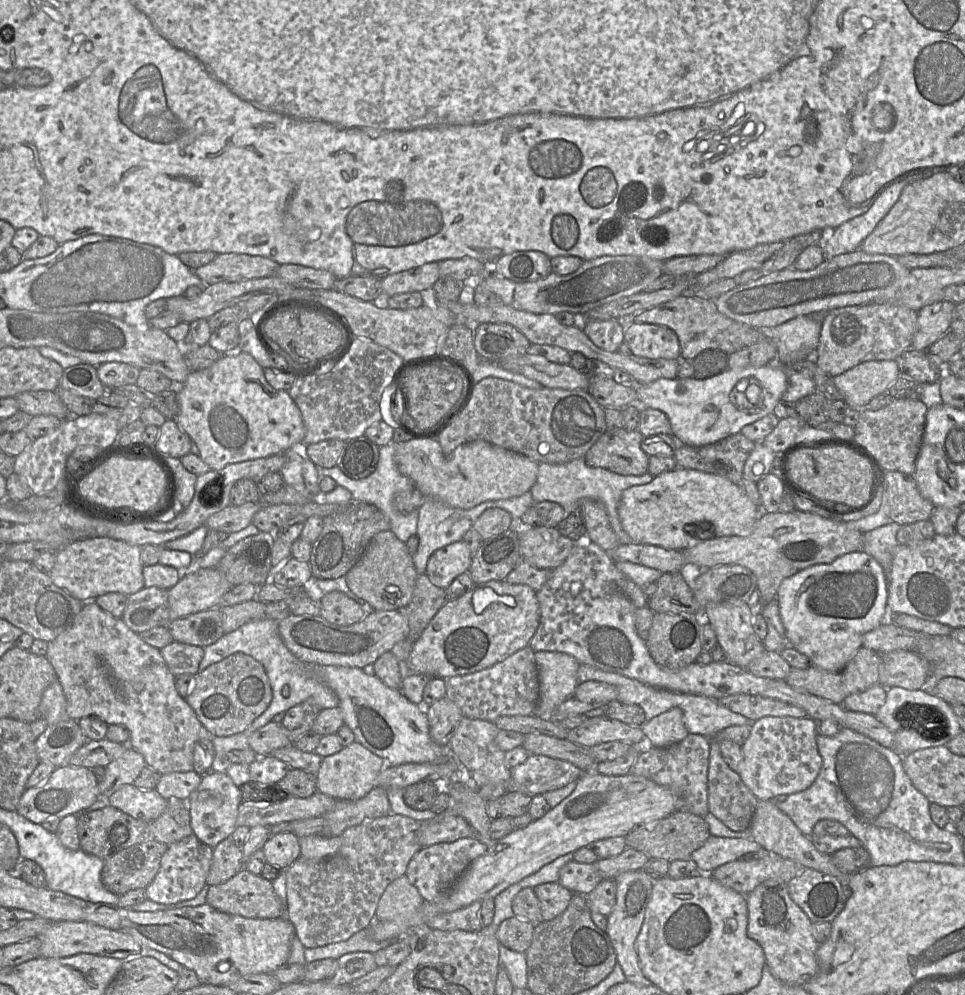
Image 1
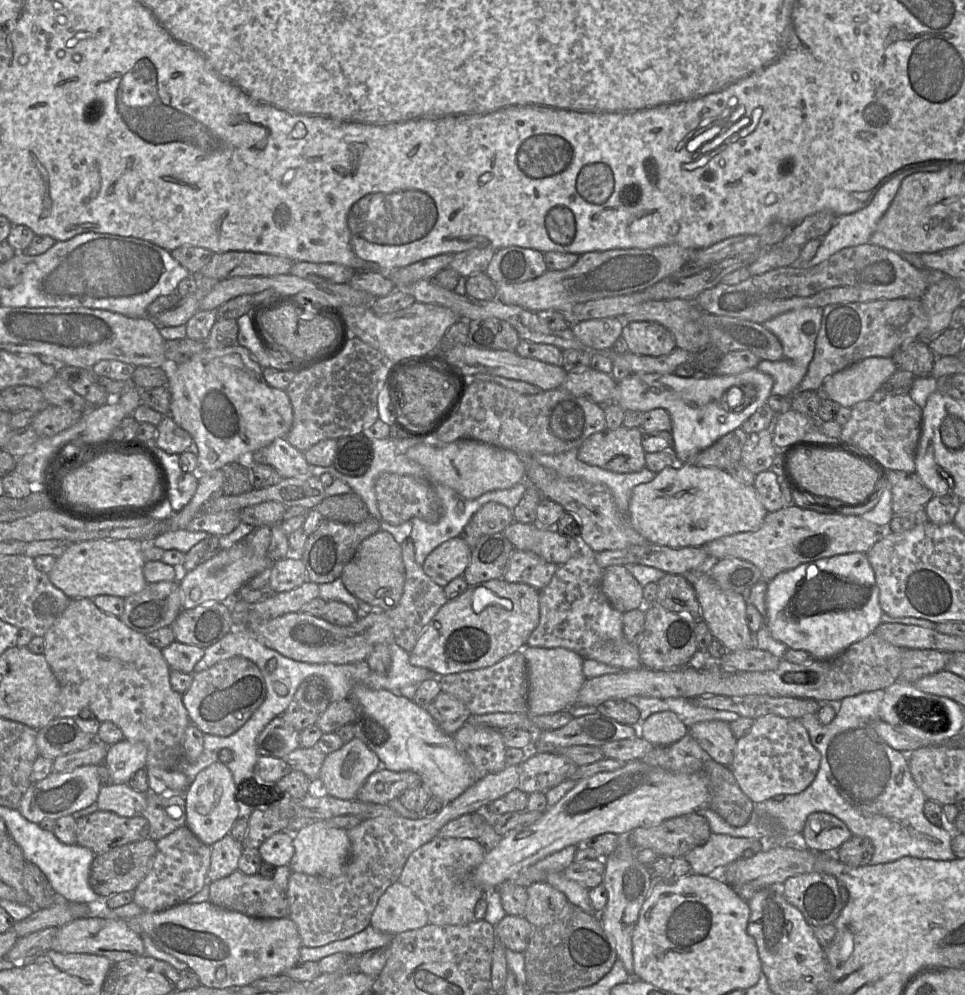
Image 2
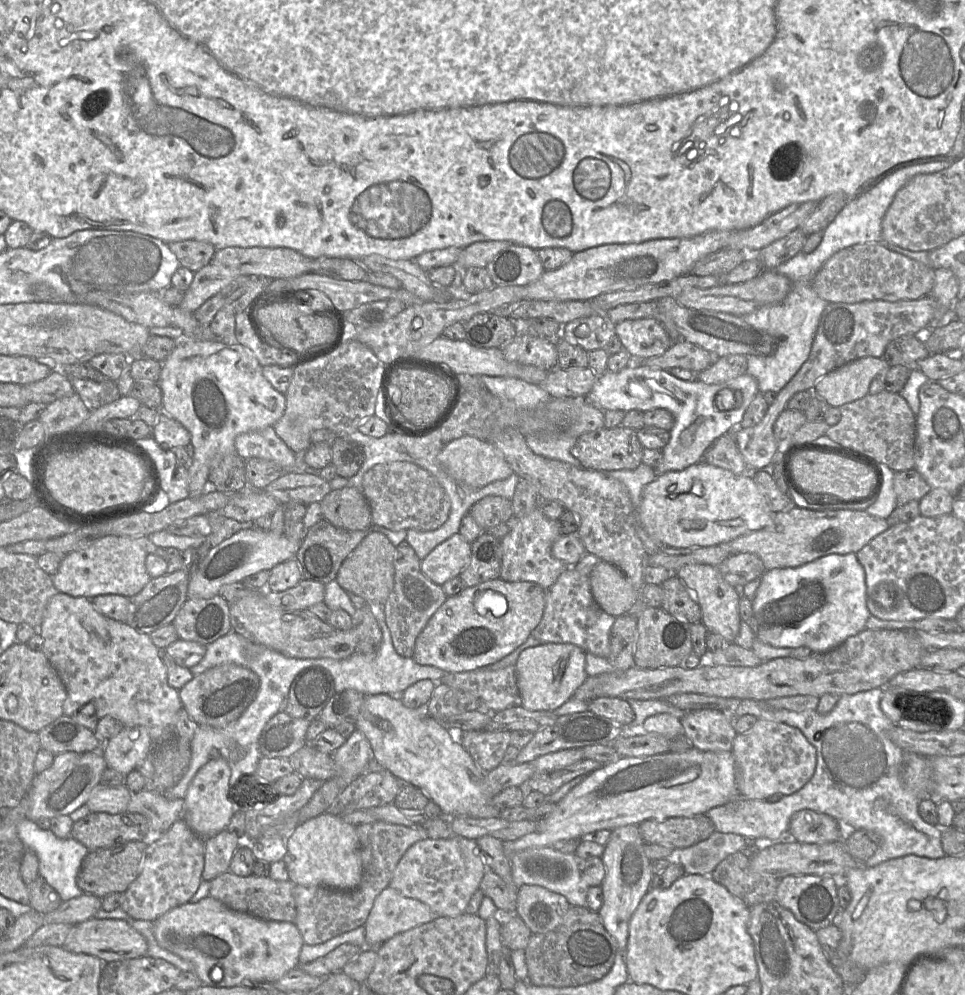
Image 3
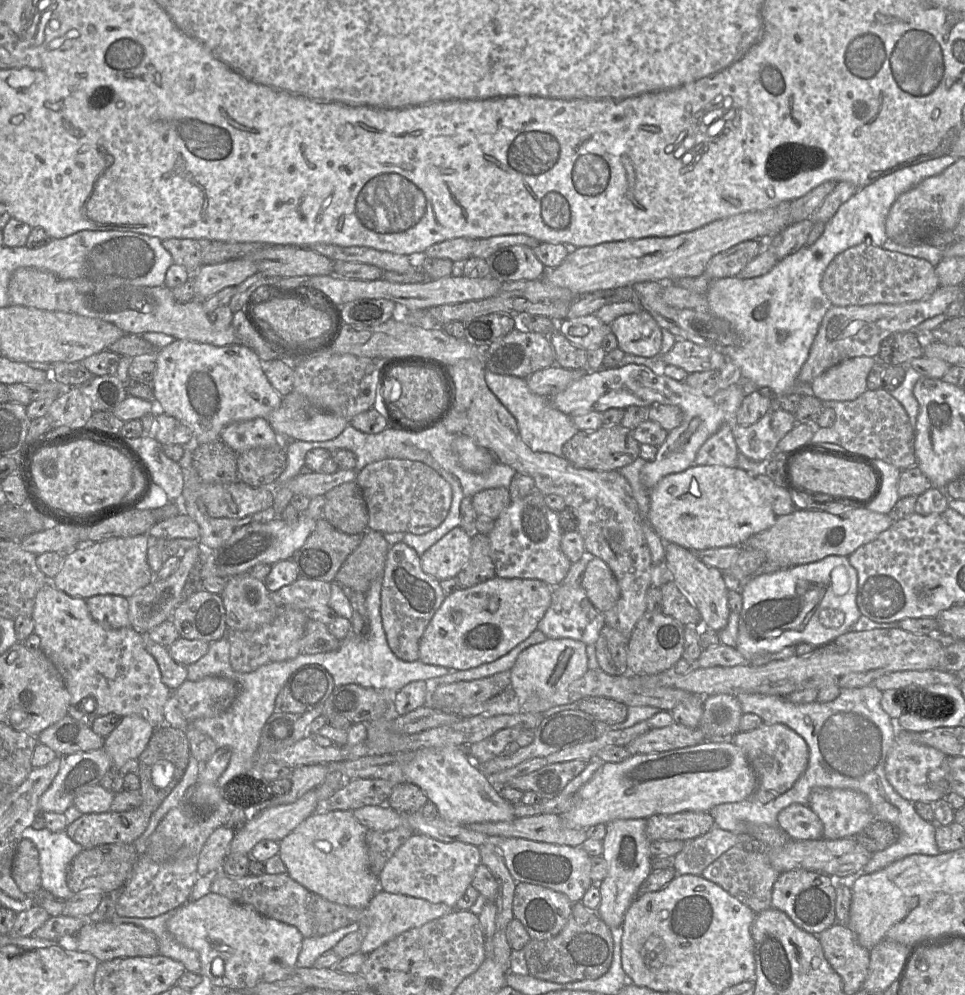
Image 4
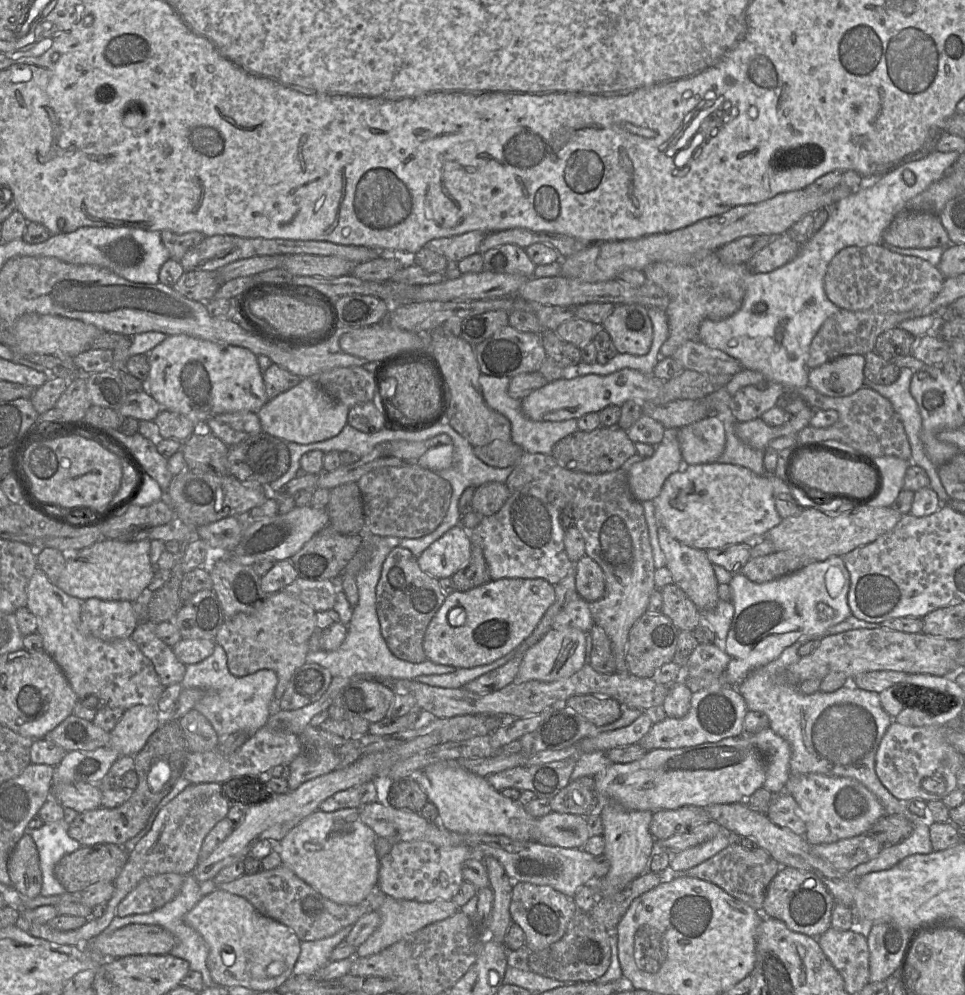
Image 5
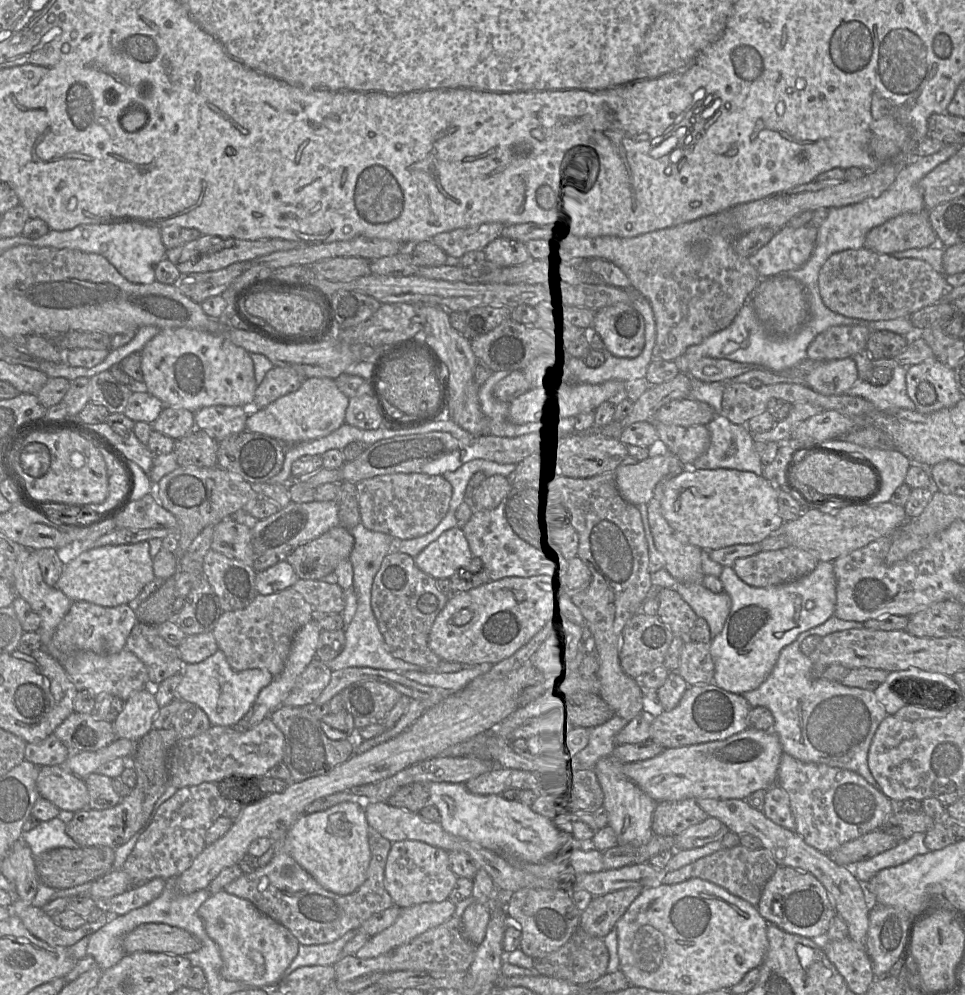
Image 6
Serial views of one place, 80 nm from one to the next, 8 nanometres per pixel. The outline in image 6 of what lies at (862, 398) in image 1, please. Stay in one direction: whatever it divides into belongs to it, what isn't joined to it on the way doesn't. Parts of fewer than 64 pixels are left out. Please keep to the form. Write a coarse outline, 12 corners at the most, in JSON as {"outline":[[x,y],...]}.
{"outline":[[853,357],[821,362],[805,384],[845,394],[858,381]]}

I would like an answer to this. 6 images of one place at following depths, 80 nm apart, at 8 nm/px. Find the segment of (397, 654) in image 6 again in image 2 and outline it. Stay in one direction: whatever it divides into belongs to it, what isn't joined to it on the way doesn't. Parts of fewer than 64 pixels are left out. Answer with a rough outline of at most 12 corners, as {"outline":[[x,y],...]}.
{"outline":[[401,543],[405,583],[387,613],[394,641],[410,653],[448,601],[415,559]]}

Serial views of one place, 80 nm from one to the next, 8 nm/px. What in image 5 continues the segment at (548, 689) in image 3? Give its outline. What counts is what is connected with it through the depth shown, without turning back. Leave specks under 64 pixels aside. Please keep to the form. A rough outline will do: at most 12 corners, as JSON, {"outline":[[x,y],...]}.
{"outline":[[551,628],[514,682],[554,682],[586,664],[588,633]]}

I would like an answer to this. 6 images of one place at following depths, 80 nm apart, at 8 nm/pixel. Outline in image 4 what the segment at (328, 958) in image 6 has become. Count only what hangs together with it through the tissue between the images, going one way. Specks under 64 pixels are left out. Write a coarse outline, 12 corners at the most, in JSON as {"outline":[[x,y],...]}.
{"outline":[[354,923],[327,935],[304,938],[296,967],[312,968]]}

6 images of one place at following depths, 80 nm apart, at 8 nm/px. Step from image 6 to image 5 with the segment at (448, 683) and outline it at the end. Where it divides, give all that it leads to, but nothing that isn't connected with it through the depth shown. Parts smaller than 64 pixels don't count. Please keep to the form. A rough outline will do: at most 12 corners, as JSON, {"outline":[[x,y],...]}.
{"outline":[[520,647],[498,660],[454,673],[420,675],[413,680],[441,688],[464,688],[522,654]]}

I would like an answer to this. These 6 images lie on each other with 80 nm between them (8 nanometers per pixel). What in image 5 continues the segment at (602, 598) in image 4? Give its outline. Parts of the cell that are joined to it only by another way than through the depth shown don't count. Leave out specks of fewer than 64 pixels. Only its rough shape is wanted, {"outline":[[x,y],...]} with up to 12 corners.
{"outline":[[584,555],[574,564],[575,586],[588,603],[605,593],[600,566]]}

